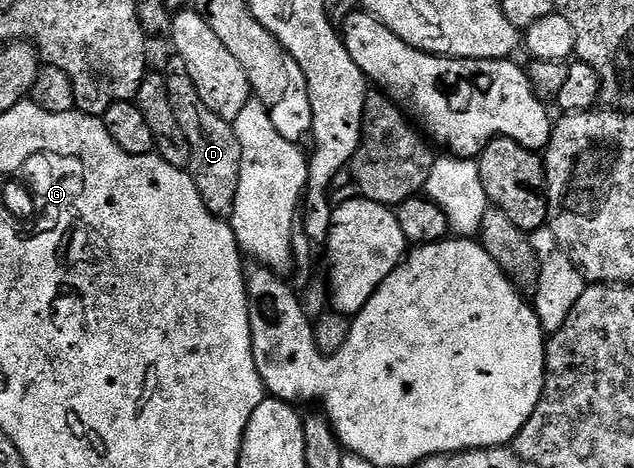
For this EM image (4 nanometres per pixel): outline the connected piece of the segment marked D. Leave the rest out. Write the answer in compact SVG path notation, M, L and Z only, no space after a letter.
M176 55L170 57L169 69L164 70L167 95L171 95L175 119L179 119L179 127L183 127L187 143L191 143L191 163L188 172L193 175L195 187L199 187L199 195L207 211L222 219L232 218L241 170L239 139L232 124L215 115L215 111L211 111L211 107L207 107L207 103L199 99L199 91L195 91L195 82L191 80L191 75L187 75L187 63L183 63L183 59Z

